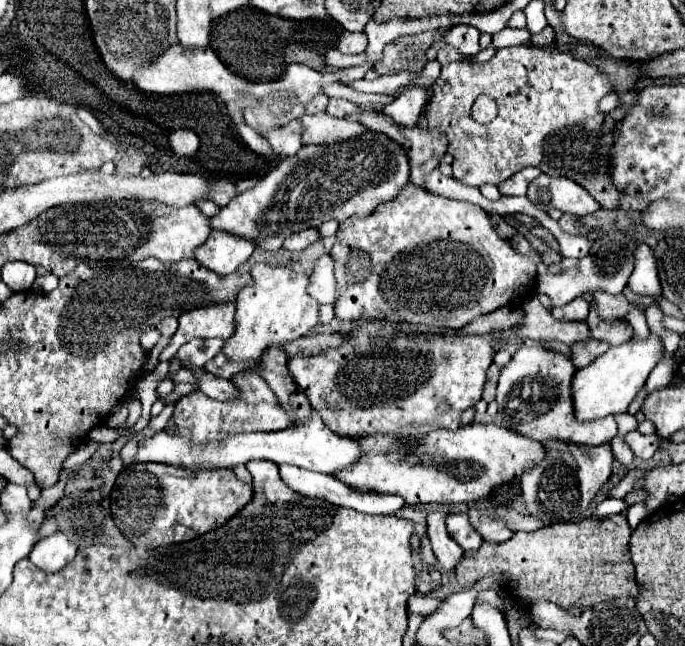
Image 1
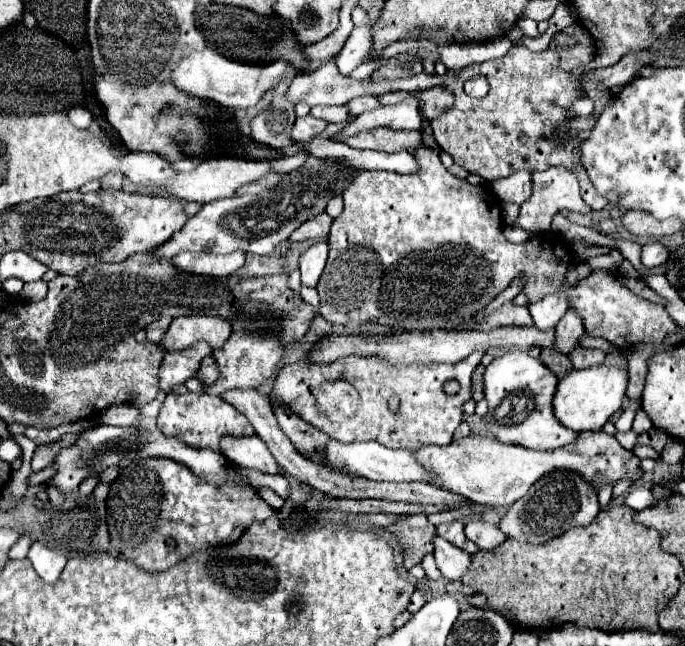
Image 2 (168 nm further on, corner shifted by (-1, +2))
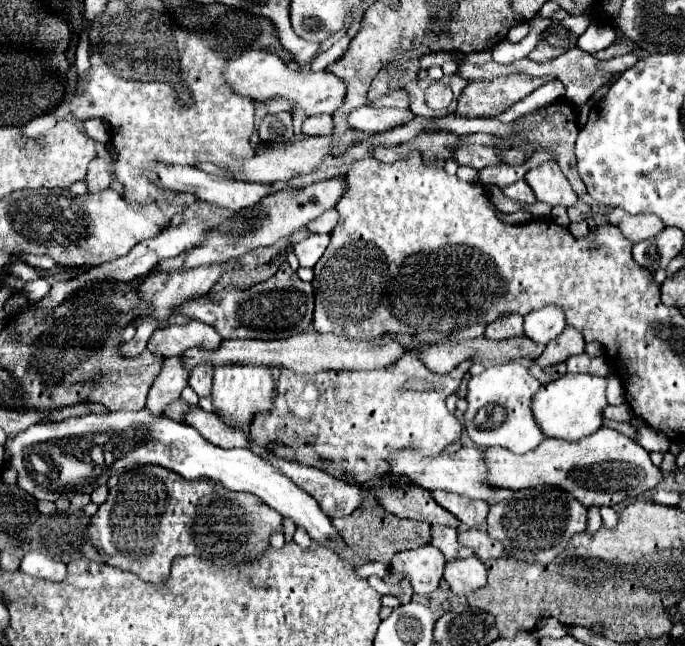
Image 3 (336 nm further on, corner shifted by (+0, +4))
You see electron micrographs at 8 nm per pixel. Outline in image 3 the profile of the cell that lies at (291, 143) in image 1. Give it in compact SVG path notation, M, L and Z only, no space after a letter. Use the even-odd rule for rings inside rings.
M320 114L320 116L310 116L302 124L302 134L304 136L320 136L320 134L332 134L334 122L332 116Z

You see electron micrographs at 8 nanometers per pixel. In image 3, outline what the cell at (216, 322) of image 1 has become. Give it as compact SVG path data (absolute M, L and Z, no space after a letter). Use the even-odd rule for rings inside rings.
M192 320L182 326L174 324L174 326L156 330L152 334L152 338L148 340L148 350L152 354L168 358L168 356L180 356L188 348L216 350L220 346L220 342L222 342L222 338L212 326L208 326L200 320Z

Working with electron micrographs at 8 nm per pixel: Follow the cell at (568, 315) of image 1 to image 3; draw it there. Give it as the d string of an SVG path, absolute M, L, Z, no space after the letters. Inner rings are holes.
M566 326L564 332L560 334L560 338L556 338L554 342L550 342L546 346L546 350L536 360L536 364L540 368L546 368L546 366L554 366L554 364L566 362L570 356L582 354L584 352L584 346L586 346L586 342L584 342L582 334L576 328Z

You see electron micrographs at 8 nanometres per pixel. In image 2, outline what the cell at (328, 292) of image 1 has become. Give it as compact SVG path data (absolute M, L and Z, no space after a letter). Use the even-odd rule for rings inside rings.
M317 242L307 252L301 254L299 268L301 268L301 282L303 282L303 286L317 288L317 280L321 278L321 274L325 270L327 252L329 252L327 242Z

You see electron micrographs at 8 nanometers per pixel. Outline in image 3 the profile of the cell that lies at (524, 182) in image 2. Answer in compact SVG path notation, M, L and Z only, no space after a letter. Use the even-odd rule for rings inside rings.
M518 180L516 184L502 188L502 192L504 192L510 200L520 202L520 204L534 204L534 202L536 202L536 196L534 196L532 188L526 184L526 180Z

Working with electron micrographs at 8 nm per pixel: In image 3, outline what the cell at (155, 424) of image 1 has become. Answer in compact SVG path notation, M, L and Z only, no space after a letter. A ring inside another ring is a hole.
M218 366L214 368L214 414L232 428L246 428L258 412L268 414L274 398L274 380L266 366Z

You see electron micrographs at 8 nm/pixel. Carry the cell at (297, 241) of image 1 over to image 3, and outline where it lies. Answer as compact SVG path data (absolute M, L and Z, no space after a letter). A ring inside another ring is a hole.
M330 208L328 212L324 212L316 220L312 220L308 224L308 230L316 232L316 234L330 234L336 224L338 224L338 212L336 212L336 208Z

